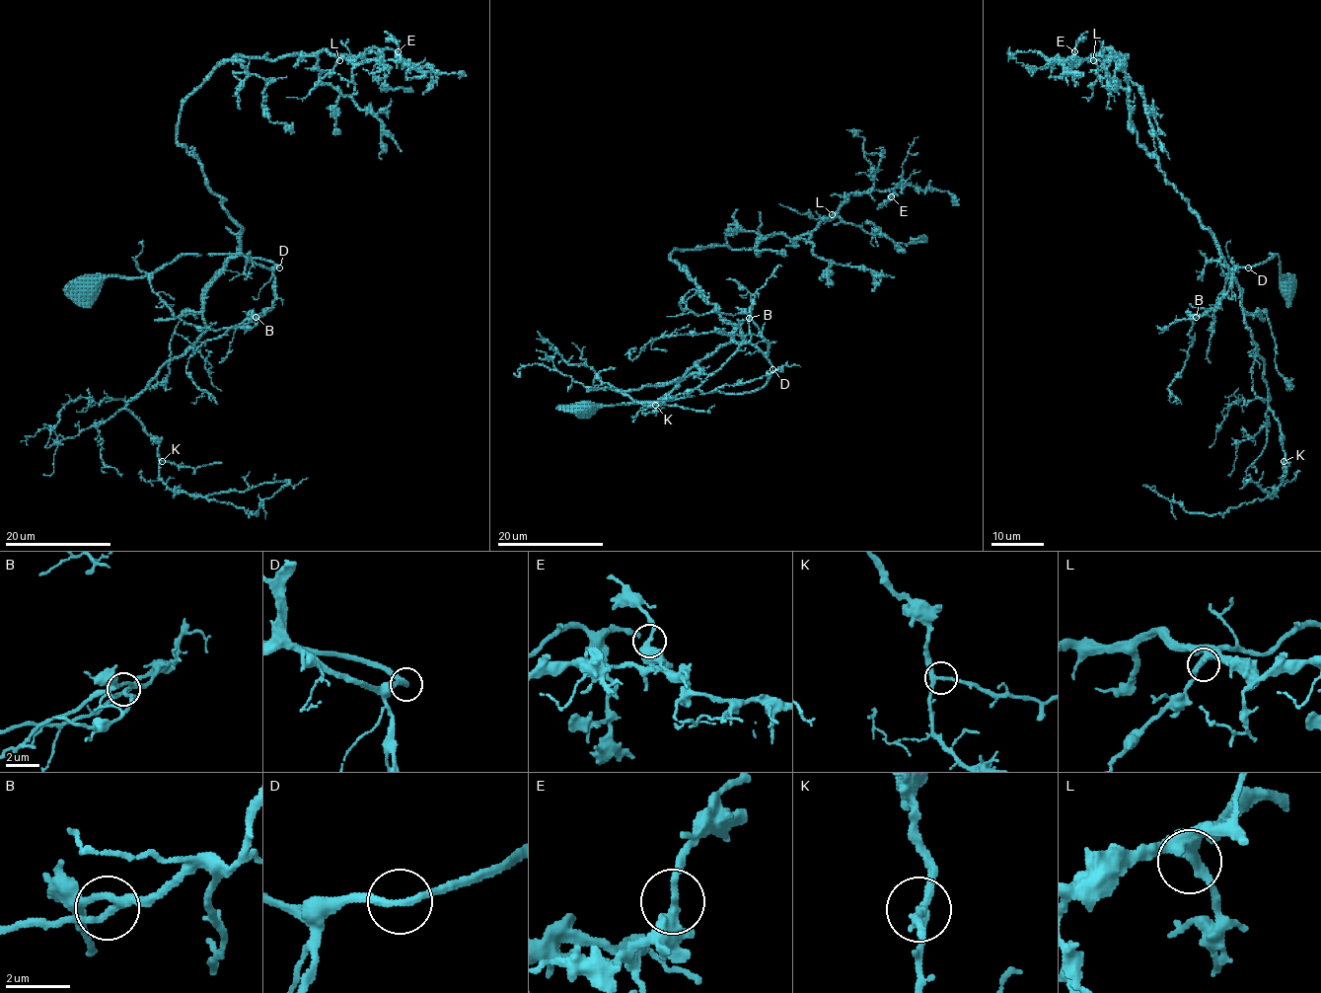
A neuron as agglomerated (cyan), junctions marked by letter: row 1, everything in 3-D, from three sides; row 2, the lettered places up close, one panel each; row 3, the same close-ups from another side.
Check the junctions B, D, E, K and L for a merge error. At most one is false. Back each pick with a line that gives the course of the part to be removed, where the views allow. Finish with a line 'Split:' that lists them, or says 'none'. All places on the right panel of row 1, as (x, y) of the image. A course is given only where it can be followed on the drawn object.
Split: none

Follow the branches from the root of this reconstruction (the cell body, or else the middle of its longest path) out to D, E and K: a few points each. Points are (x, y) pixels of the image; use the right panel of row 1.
D: (1287, 286), (1282, 285), (1284, 277), (1277, 255), (1270, 255), (1273, 256), (1269, 260), (1247, 267)
E: (1287, 286), (1277, 255), (1226, 267), (1137, 142), (1128, 55), (1103, 49), (1073, 64), (1074, 52)
K: (1287, 286), (1277, 255), (1249, 267), (1226, 267), (1221, 256), (1263, 360), (1284, 461)

